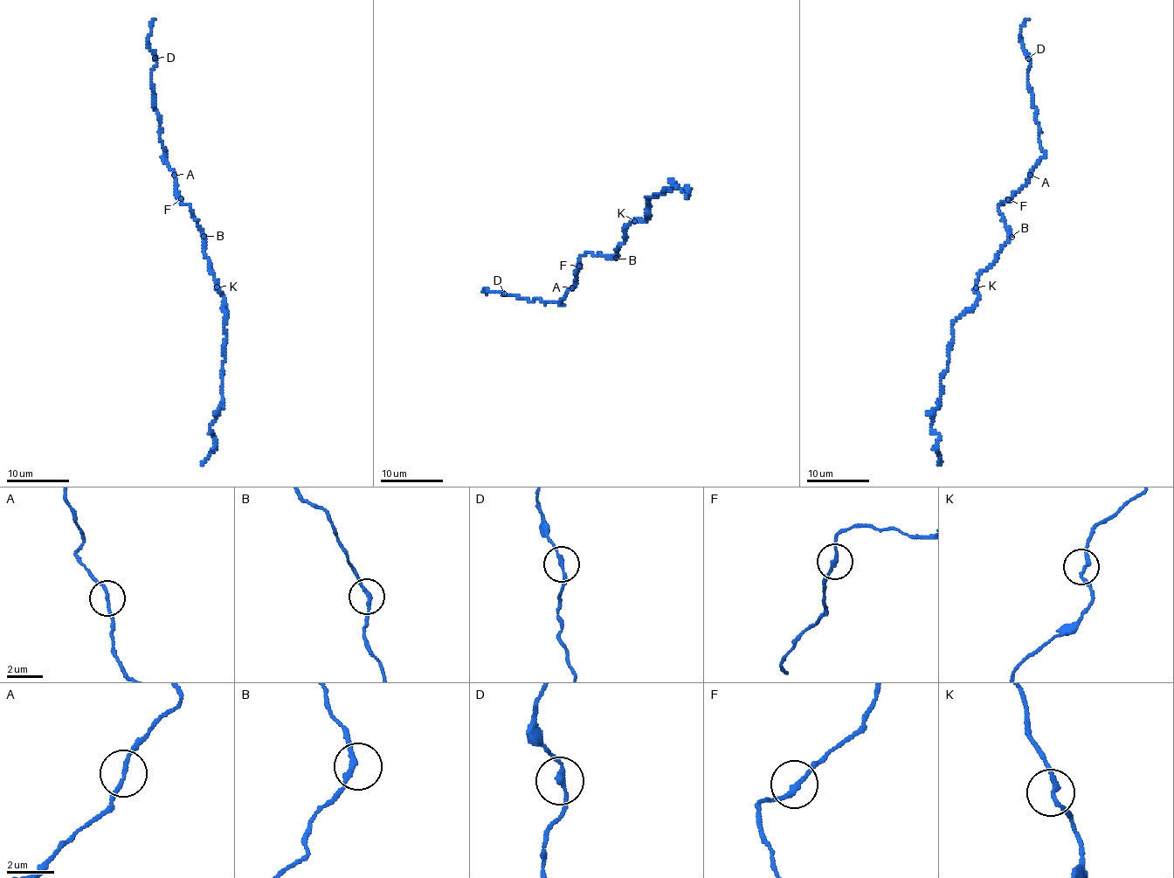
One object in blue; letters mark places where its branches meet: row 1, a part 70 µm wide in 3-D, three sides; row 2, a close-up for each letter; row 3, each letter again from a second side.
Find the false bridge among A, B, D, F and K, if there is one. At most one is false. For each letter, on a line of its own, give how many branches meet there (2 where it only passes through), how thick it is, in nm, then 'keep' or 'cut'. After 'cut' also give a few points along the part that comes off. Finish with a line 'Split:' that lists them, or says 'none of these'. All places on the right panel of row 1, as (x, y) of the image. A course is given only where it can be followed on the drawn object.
A: 2 | 140 nm | keep
B: 2 | 190 nm | keep
D: 2 | 190 nm | keep
F: 2 | 180 nm | keep
K: 2 | 180 nm | keep
Split: none of these

